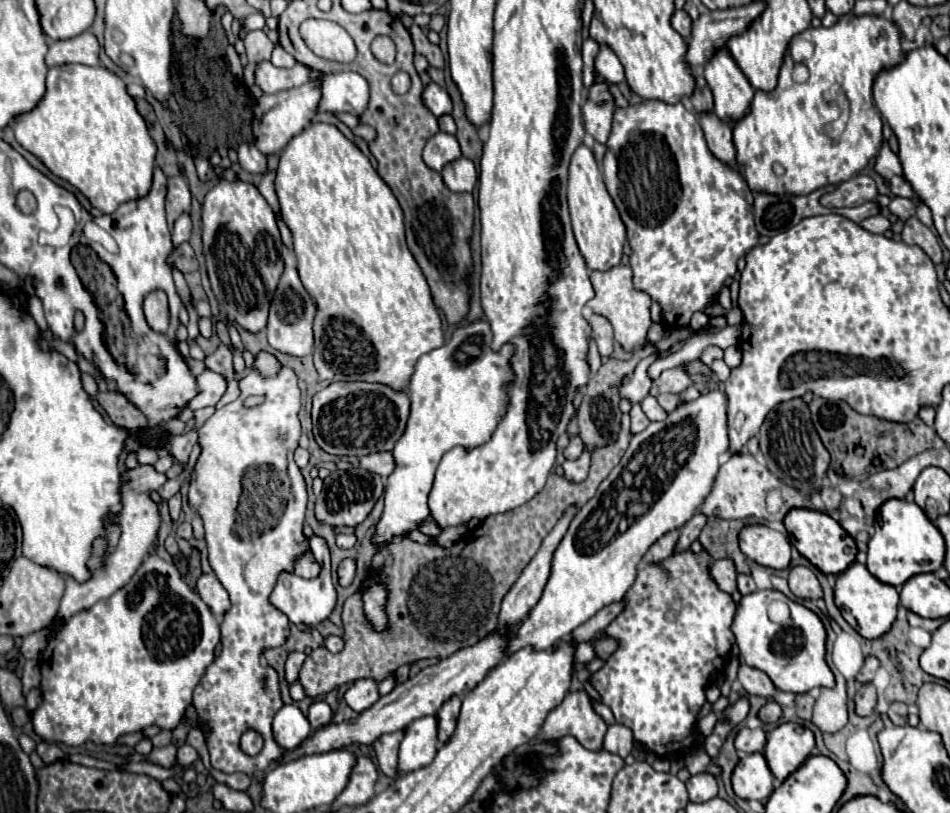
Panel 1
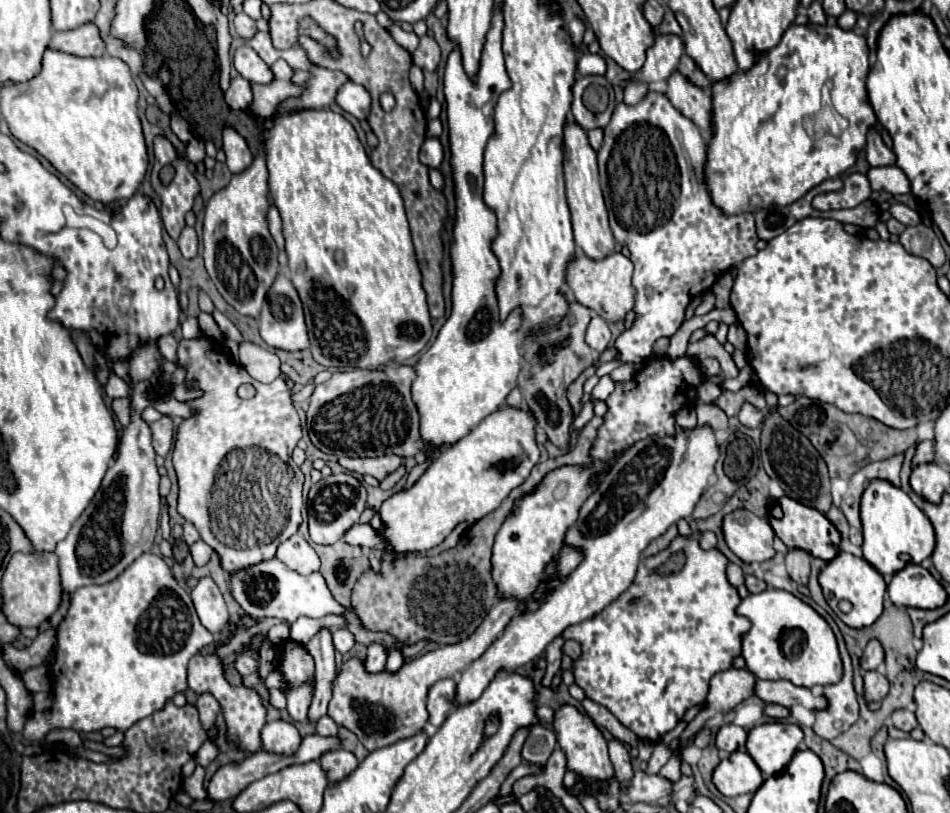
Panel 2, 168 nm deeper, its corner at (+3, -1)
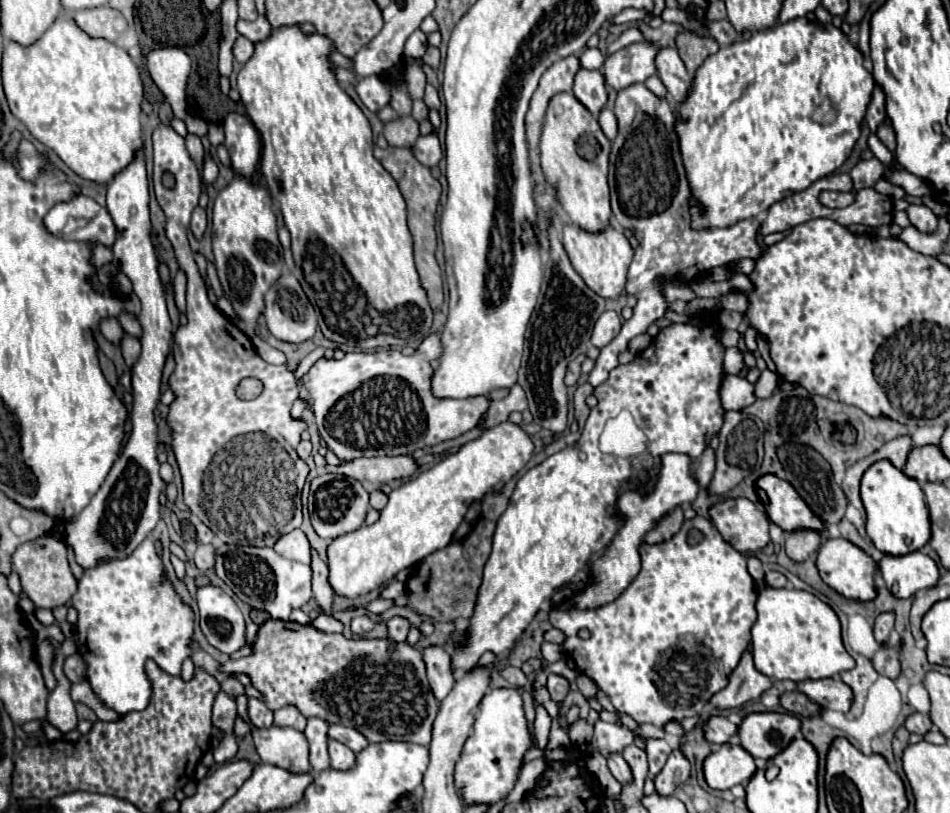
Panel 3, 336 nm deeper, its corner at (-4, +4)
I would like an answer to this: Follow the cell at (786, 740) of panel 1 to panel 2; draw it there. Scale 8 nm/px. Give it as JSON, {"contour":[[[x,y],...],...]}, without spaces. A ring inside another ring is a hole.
{"contour":[[[768,722],[748,730],[746,752],[762,774],[778,774],[794,756],[804,734],[800,726],[788,722]]]}

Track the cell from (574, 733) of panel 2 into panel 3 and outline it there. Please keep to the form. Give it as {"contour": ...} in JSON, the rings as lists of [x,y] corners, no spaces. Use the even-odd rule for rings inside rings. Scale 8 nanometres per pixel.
{"contour":[[[611,753],[611,755],[607,757],[607,767],[609,767],[611,775],[613,775],[619,783],[627,783],[627,781],[629,781],[629,775],[631,775],[629,765],[625,763],[625,759],[623,759],[619,753]]]}

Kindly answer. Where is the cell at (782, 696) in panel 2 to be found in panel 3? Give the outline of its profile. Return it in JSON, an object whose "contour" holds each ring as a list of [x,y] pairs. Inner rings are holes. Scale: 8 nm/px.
{"contour":[[[807,679],[801,683],[795,683],[795,691],[805,693],[813,703],[817,703],[823,709],[833,709],[847,713],[851,707],[851,691],[841,683],[841,679]]]}

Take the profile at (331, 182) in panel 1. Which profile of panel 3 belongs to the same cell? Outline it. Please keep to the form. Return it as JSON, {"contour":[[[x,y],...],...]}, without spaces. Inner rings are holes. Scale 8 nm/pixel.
{"contour":[[[295,25],[277,29],[271,39],[257,43],[253,59],[243,65],[237,77],[237,89],[247,115],[263,139],[261,173],[271,189],[271,197],[281,203],[281,213],[291,233],[295,267],[301,271],[301,285],[317,311],[325,339],[337,343],[337,347],[355,347],[355,351],[421,343],[431,333],[433,311],[413,259],[407,203],[397,181],[373,155],[373,137],[367,117],[353,99],[337,87],[327,59],[331,51],[333,45],[329,39],[317,33],[305,37]]]}

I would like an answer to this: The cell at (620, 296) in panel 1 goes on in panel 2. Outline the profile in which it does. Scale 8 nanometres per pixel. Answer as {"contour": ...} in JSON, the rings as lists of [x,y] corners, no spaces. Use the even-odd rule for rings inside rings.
{"contour":[[[578,252],[574,260],[570,260],[566,268],[566,286],[574,294],[574,298],[592,308],[598,316],[608,322],[618,322],[626,312],[634,308],[634,288],[630,286],[632,278],[632,262],[622,252],[612,252],[602,260],[590,260],[586,254]]]}

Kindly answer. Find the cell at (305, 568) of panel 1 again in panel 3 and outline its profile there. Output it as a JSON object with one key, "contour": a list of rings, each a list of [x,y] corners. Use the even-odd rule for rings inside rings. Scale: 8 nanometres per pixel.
{"contour":[[[295,529],[287,535],[283,535],[275,547],[273,547],[279,555],[293,559],[293,561],[301,561],[301,563],[311,563],[311,543],[307,539],[307,535],[301,529]]]}

